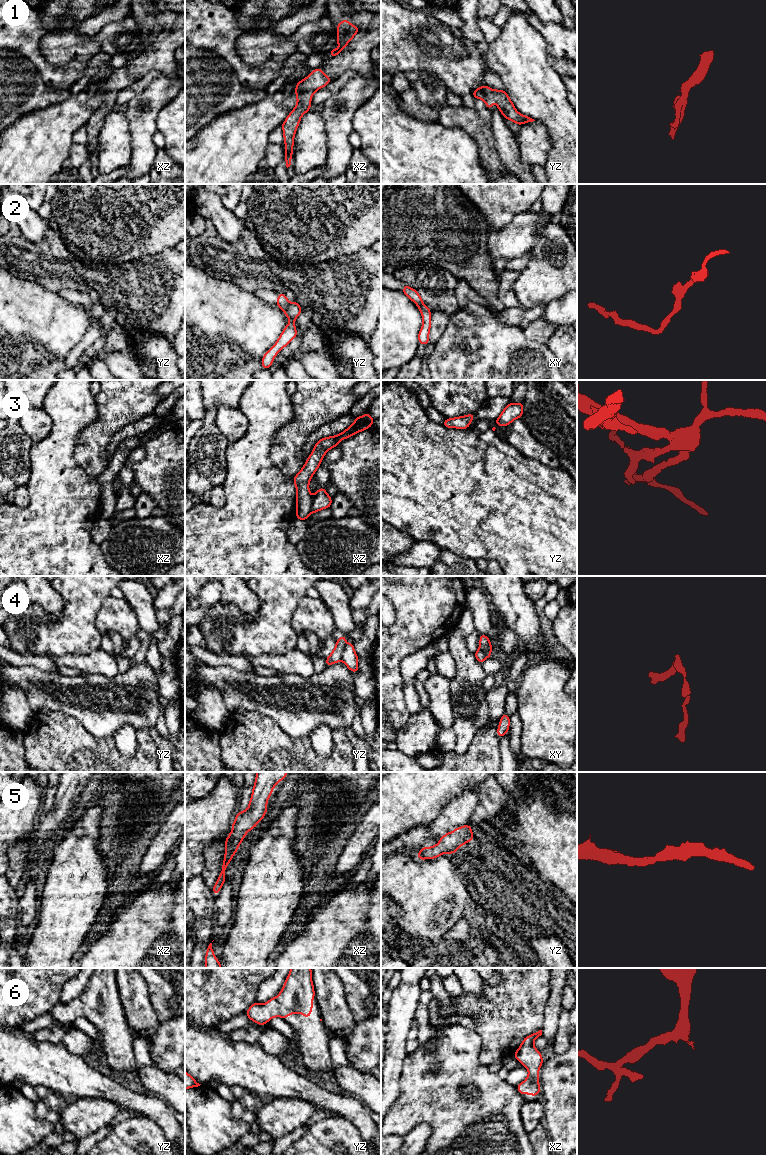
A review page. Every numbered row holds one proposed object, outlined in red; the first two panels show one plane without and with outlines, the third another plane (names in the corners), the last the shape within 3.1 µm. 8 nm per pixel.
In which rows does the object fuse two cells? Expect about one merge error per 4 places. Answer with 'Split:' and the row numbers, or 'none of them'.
Split: 4

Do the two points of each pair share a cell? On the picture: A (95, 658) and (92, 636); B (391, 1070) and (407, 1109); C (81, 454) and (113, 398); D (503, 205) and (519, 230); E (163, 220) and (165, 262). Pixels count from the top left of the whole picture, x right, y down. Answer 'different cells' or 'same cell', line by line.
A: different cells
B: different cells
C: same cell
D: different cells
E: different cells

